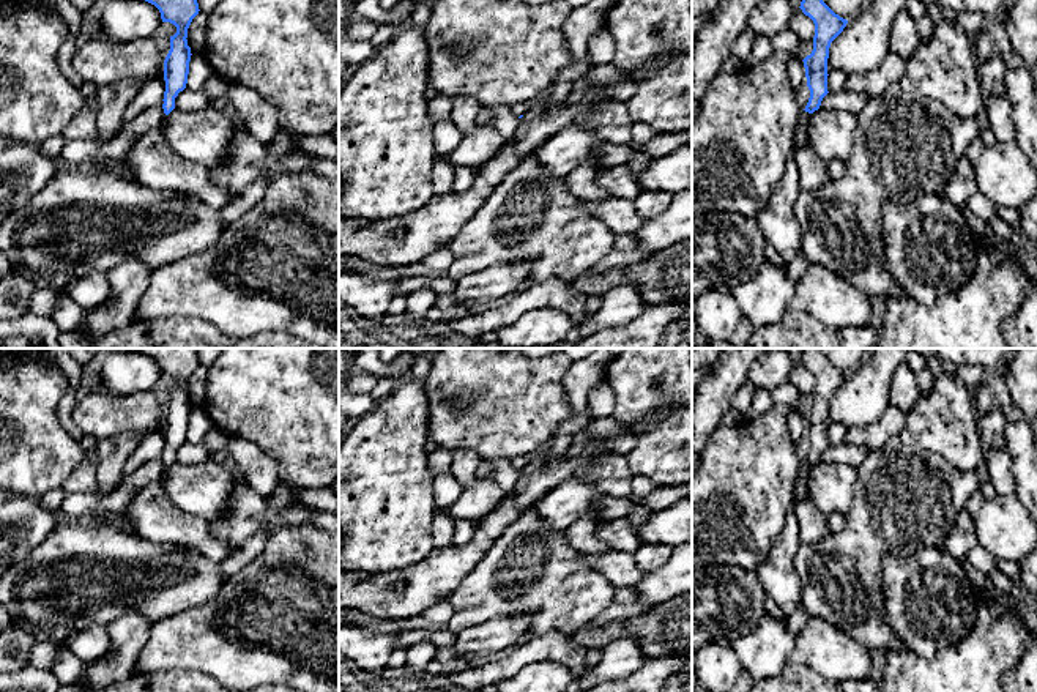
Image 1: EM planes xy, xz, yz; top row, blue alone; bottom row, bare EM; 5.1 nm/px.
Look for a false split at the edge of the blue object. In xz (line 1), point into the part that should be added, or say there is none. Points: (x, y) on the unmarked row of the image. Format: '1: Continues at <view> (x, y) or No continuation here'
1: No continuation here

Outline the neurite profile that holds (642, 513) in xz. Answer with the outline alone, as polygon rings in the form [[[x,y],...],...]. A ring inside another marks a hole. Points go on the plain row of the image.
[[[638,503],[634,512],[627,517],[632,530],[637,533],[640,526],[651,517],[652,512],[654,509],[651,509],[649,506],[643,503]]]

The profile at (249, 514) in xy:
[[[238,476],[230,511],[211,525],[211,533],[216,539],[240,549],[258,533],[271,534],[287,525],[307,525],[314,512],[315,509],[299,501],[276,509],[268,503],[268,497],[258,495]]]

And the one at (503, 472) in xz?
[[[495,459],[490,462],[490,479],[500,484],[504,492],[511,492],[518,479],[518,471],[507,459]]]

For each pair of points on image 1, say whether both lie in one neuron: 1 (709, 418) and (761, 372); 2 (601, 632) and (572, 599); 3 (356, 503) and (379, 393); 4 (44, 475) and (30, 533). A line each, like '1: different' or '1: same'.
1: different
2: different
3: different
4: different

